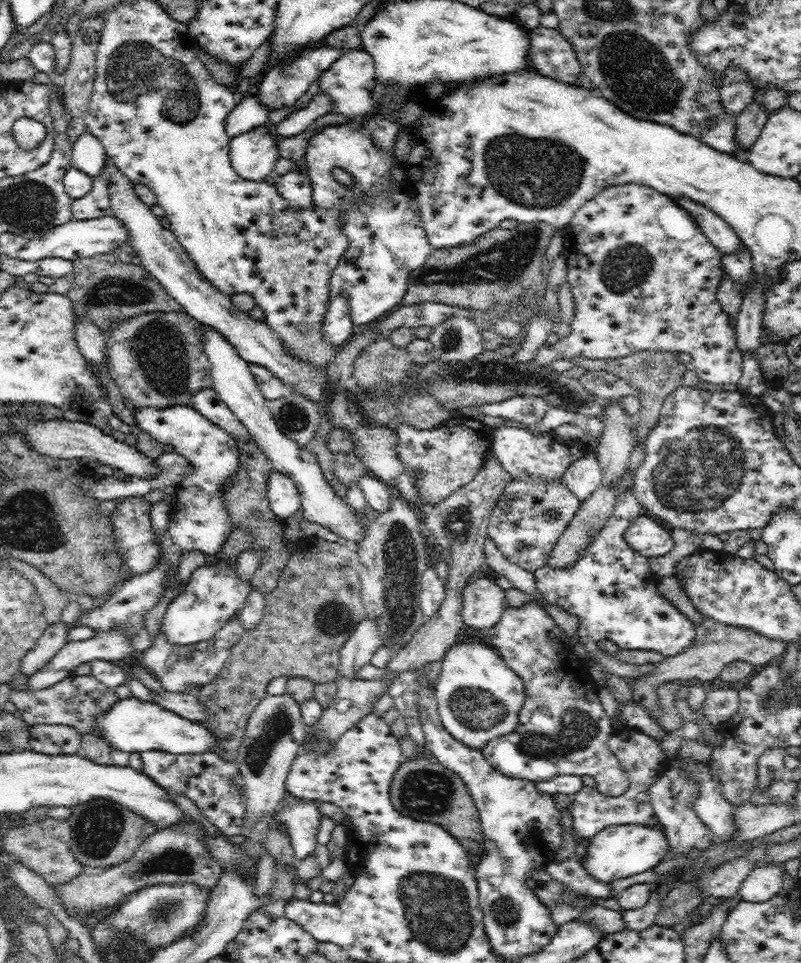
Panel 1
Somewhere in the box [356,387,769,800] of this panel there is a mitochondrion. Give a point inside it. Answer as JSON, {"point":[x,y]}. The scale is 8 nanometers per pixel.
{"point":[701,468]}

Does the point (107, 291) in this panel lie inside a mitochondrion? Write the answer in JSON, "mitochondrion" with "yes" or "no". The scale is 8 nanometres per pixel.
{"mitochondrion":"yes"}

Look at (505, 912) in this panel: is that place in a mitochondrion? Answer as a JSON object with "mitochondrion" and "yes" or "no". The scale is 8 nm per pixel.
{"mitochondrion":"yes"}

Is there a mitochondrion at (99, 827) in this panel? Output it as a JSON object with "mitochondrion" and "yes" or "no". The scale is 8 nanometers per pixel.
{"mitochondrion":"yes"}

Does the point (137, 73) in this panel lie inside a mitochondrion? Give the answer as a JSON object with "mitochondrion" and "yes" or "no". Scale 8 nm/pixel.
{"mitochondrion":"yes"}

